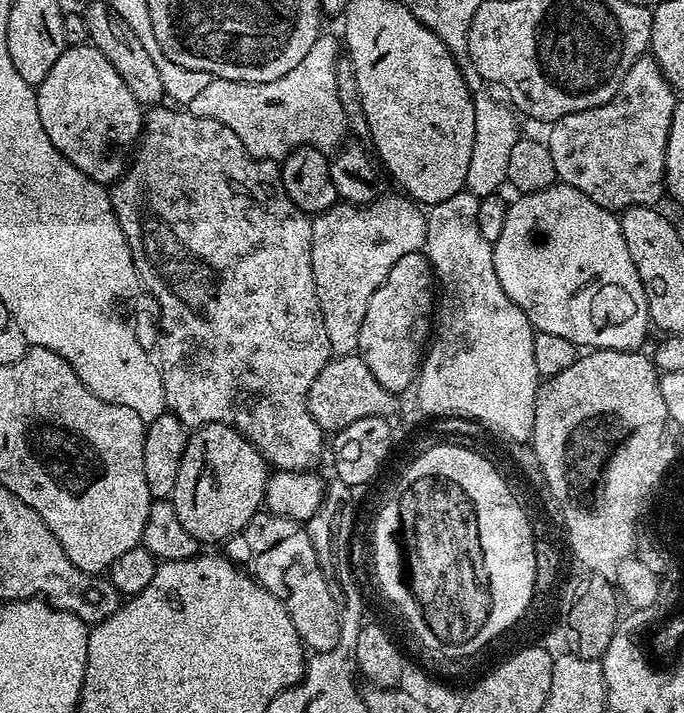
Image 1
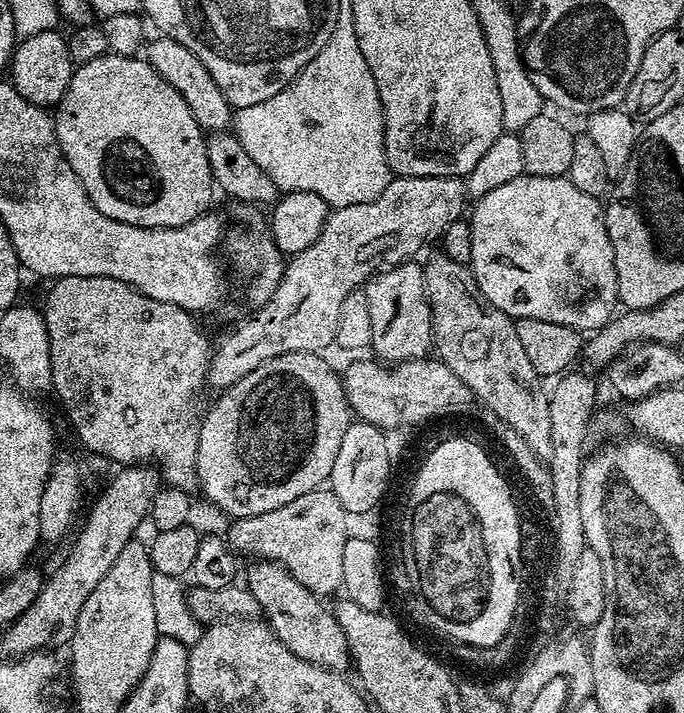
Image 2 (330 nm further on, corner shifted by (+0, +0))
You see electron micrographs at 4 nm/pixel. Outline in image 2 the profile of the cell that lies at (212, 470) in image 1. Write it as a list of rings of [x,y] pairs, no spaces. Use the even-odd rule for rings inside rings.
[[[295,352],[270,358],[270,362],[258,366],[258,370],[250,370],[242,382],[234,382],[234,386],[223,389],[212,409],[203,413],[196,482],[199,491],[204,491],[205,498],[214,507],[221,508],[228,518],[278,510],[278,506],[286,506],[286,502],[310,494],[310,490],[321,487],[331,477],[342,434],[346,434],[350,423],[350,409],[343,379],[324,358],[314,352]]]

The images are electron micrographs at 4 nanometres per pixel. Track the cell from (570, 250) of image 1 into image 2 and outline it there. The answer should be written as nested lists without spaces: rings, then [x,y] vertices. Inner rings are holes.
[[[525,174],[490,190],[473,204],[470,269],[482,294],[494,307],[516,320],[542,318],[542,322],[558,322],[558,326],[570,326],[581,334],[595,333],[612,319],[618,308],[614,246],[610,246],[604,208],[597,197],[582,194],[578,186],[562,176]]]

